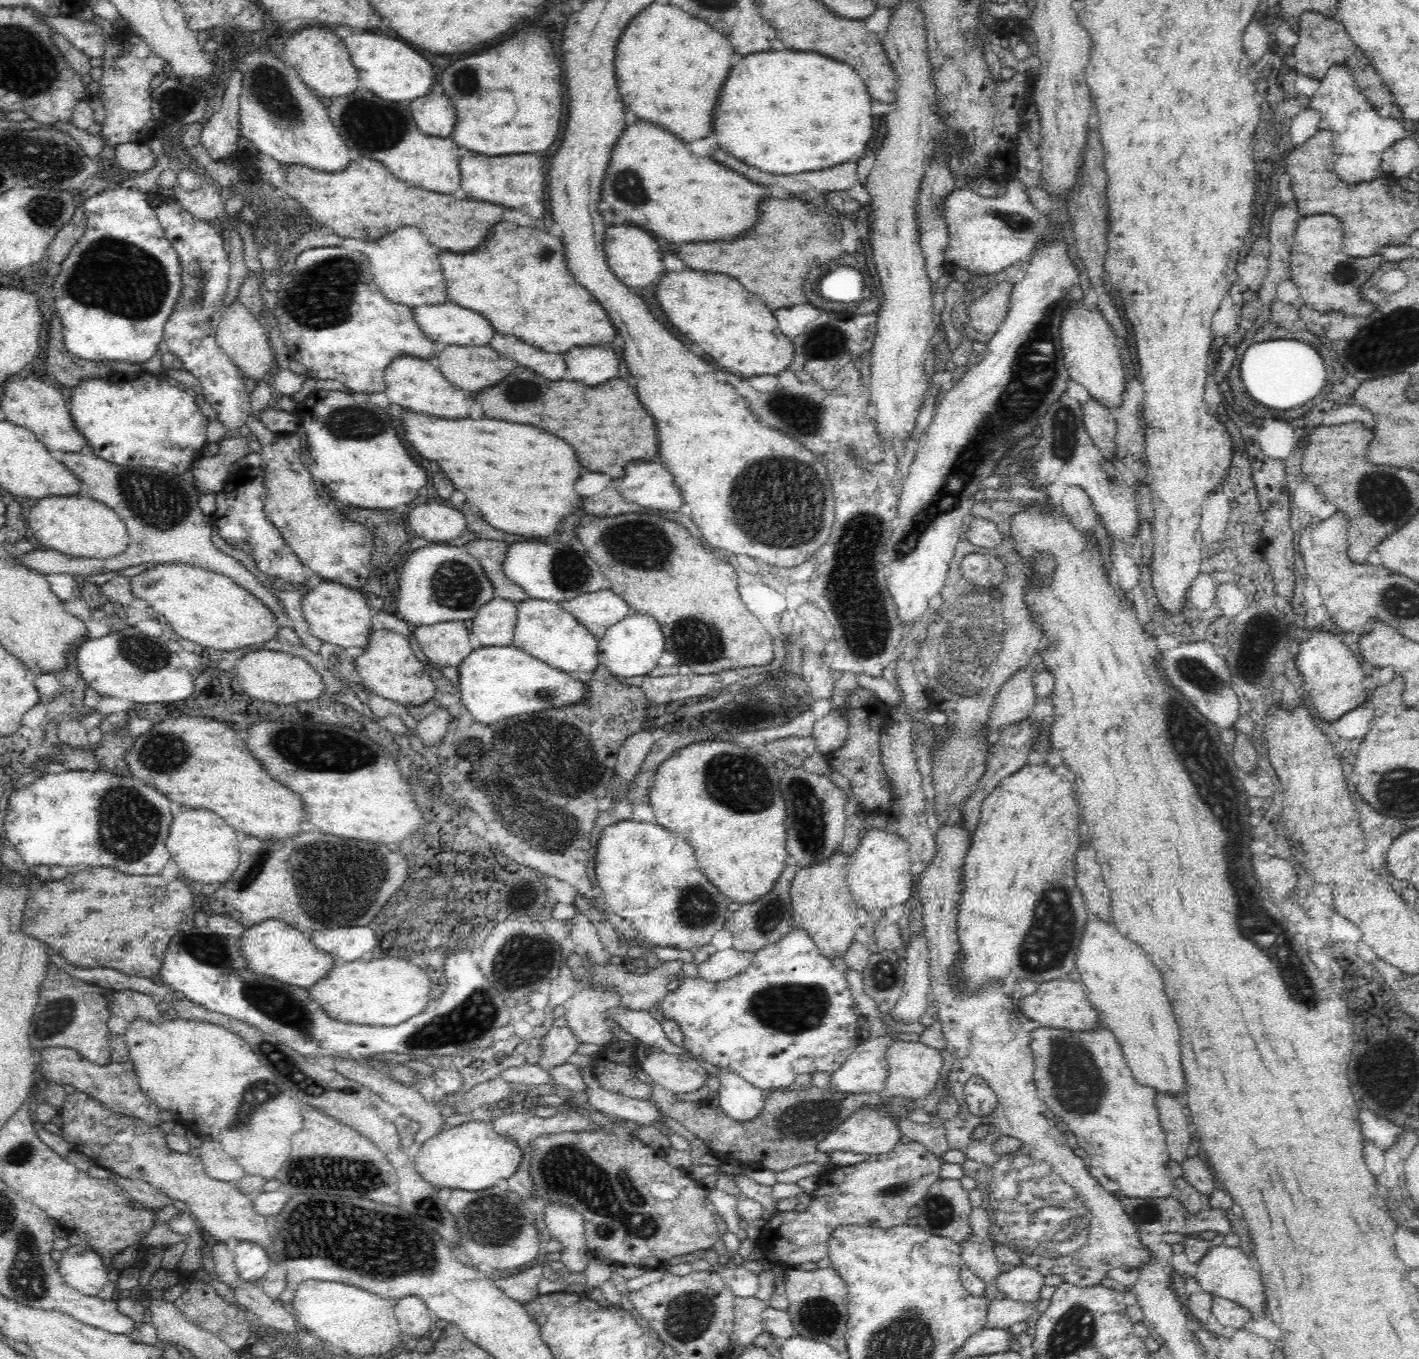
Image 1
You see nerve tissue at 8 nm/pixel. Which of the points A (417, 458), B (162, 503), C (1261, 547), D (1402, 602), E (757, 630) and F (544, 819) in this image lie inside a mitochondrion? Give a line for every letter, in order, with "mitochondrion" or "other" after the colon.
A: other
B: mitochondrion
C: other
D: mitochondrion
E: other
F: mitochondrion

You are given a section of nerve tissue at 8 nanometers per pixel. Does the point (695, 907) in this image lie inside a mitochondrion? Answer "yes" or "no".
yes

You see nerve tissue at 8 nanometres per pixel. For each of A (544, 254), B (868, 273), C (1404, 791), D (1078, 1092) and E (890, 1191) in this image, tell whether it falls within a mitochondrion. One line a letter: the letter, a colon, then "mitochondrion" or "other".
A: mitochondrion
B: other
C: mitochondrion
D: mitochondrion
E: mitochondrion

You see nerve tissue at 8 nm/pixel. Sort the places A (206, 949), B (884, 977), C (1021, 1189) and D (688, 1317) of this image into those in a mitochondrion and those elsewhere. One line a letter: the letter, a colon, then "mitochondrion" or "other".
A: mitochondrion
B: mitochondrion
C: mitochondrion
D: mitochondrion

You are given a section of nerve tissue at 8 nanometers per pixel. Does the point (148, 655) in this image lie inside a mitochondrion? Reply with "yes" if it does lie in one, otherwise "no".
yes

